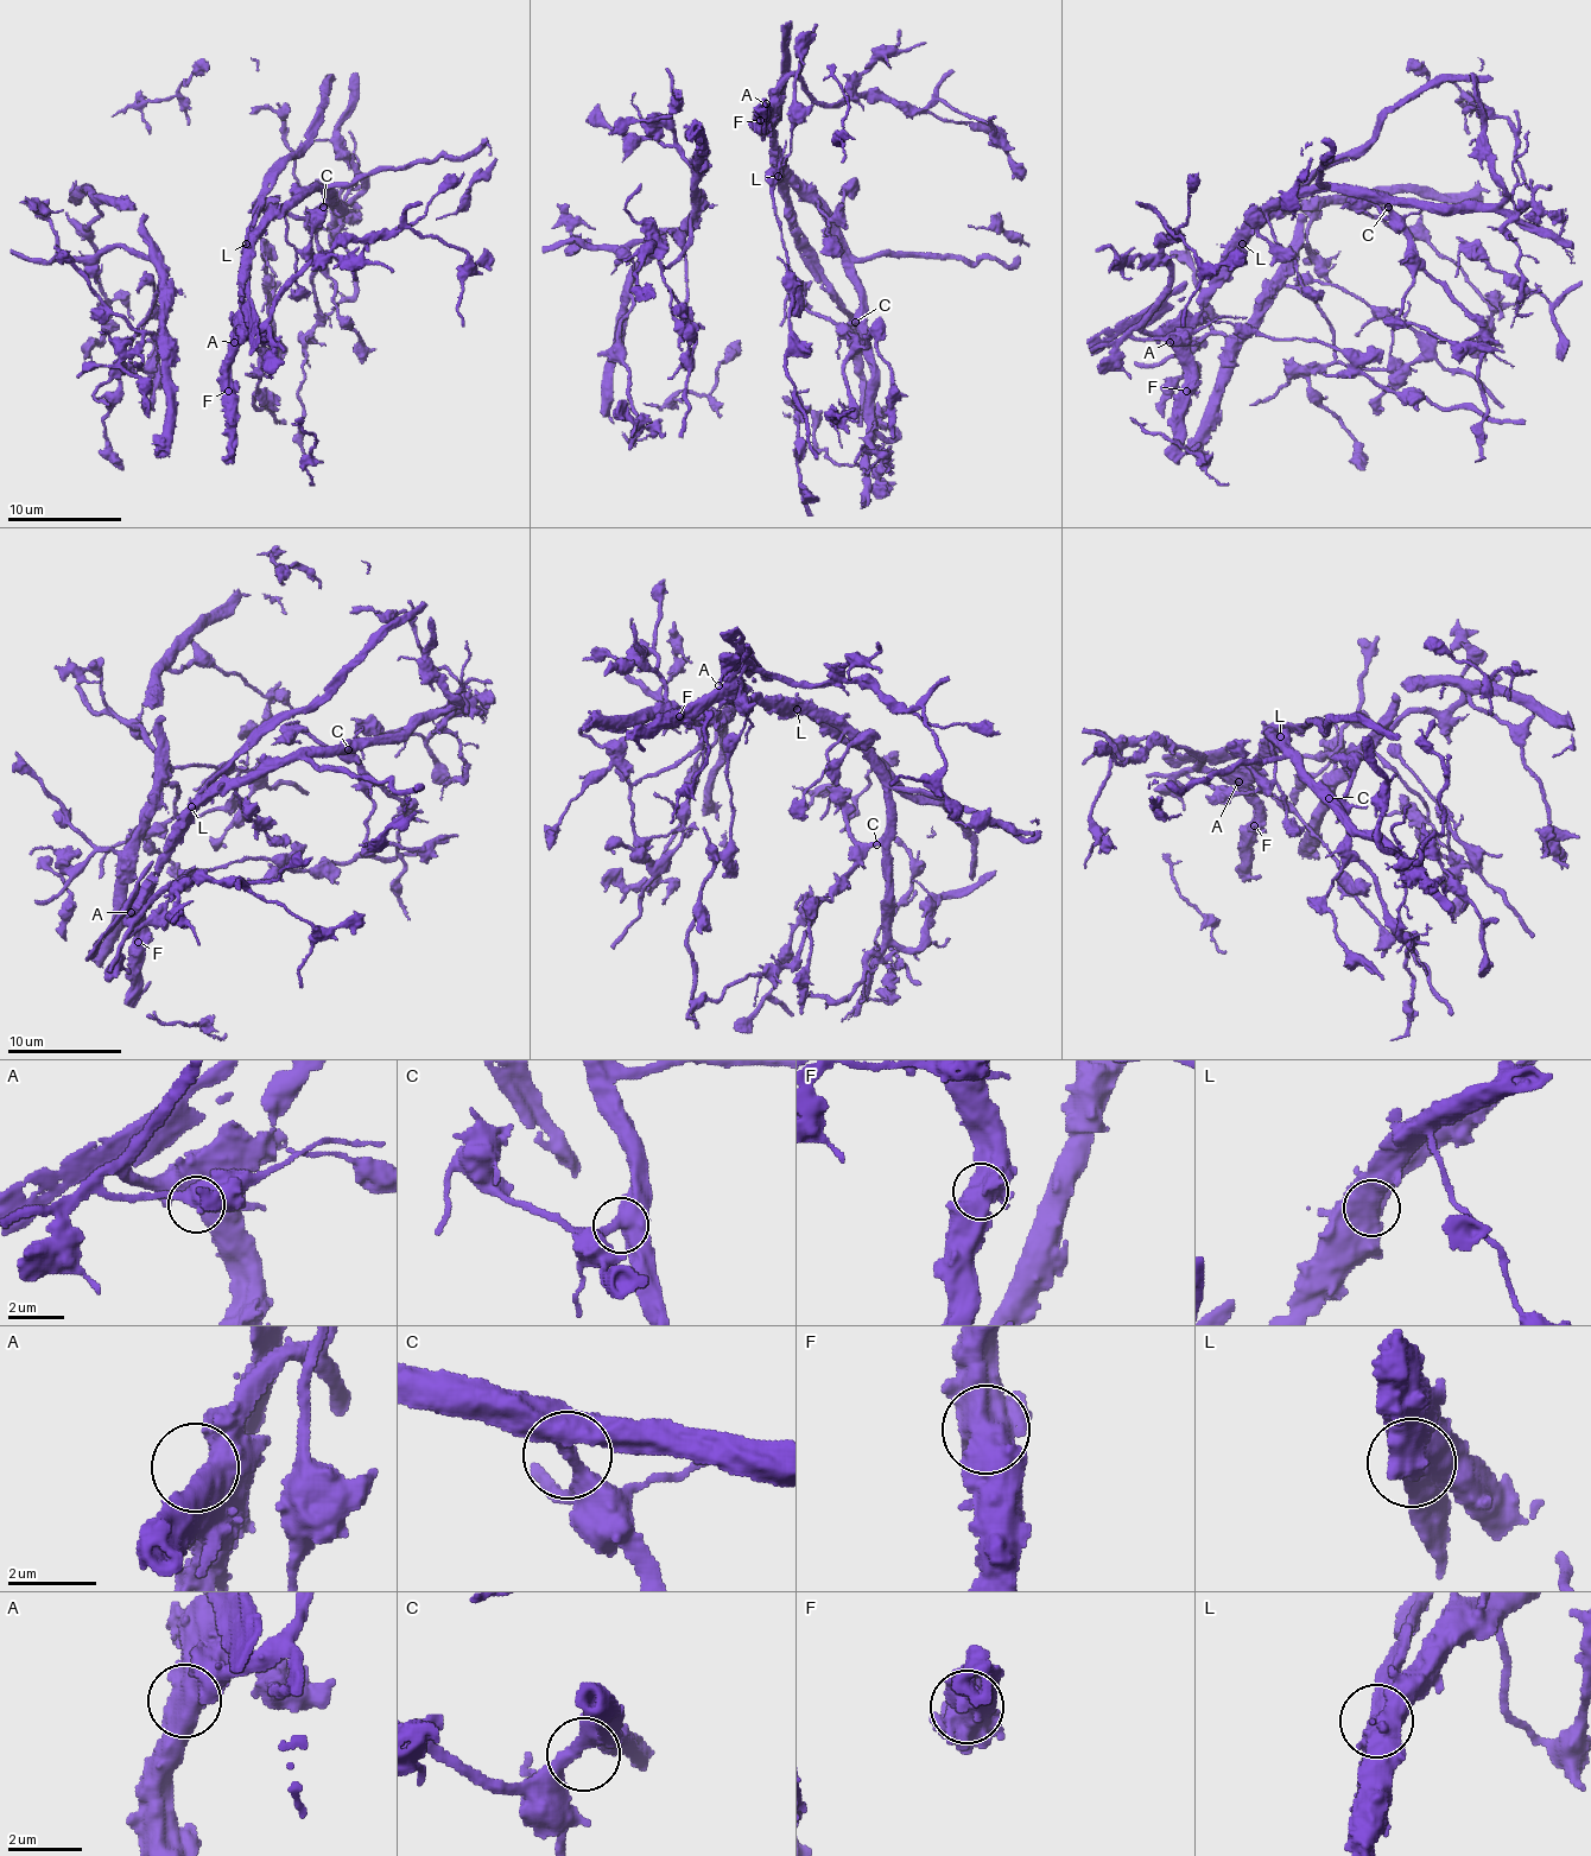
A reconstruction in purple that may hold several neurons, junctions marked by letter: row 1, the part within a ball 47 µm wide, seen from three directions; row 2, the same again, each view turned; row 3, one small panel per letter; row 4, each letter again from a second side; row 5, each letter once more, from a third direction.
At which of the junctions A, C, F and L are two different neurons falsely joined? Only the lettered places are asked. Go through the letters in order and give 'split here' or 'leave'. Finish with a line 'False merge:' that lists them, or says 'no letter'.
A: leave
C: leave
F: leave
L: split here
False merge: L

